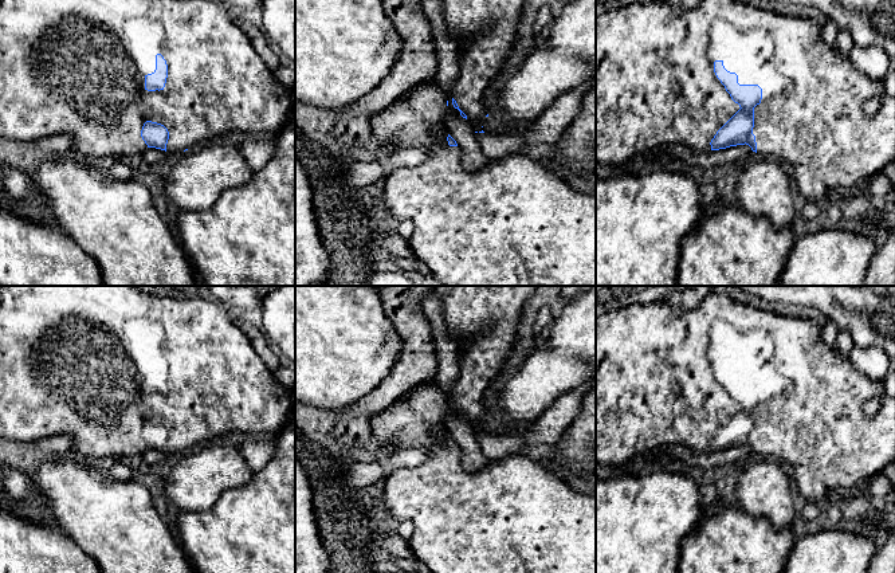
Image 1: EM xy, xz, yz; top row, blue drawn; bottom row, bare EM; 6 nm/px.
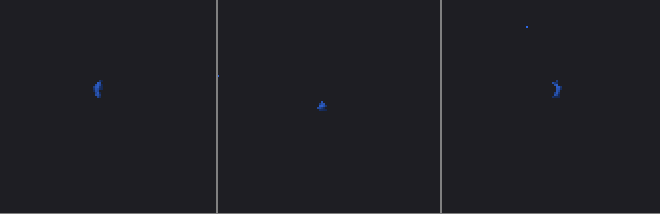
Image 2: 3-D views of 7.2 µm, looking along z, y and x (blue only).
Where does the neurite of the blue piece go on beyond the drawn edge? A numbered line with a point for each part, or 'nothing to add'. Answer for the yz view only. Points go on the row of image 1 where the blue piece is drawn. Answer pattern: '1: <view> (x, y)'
1: yz (655, 85)

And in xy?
1: xy (77, 67)

